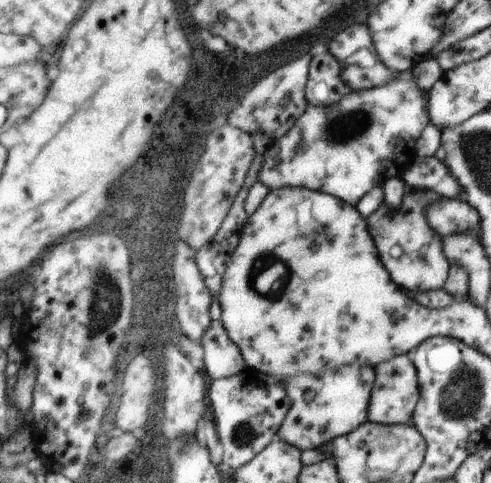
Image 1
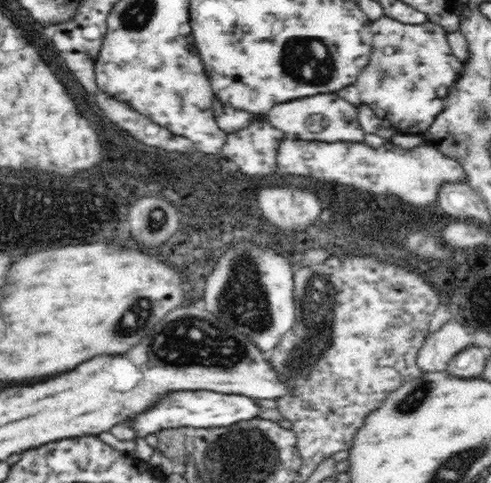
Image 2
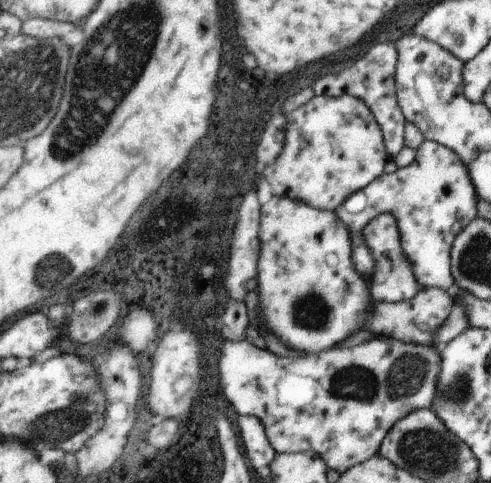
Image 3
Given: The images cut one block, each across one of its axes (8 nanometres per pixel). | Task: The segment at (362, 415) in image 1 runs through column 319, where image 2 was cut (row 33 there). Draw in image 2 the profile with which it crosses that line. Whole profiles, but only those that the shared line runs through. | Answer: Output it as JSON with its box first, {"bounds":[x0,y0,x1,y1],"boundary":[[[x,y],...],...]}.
{"bounds":[354,16,464,136],"boundary":[[[382,16],[380,20],[372,22],[372,34],[374,34],[374,48],[368,66],[356,76],[354,86],[360,92],[362,104],[368,104],[378,116],[388,118],[400,134],[404,136],[422,136],[430,130],[436,116],[440,116],[446,110],[446,100],[454,92],[454,86],[458,84],[458,78],[464,72],[464,64],[452,54],[452,48],[448,44],[448,32],[434,24],[402,24],[390,16]]]}

